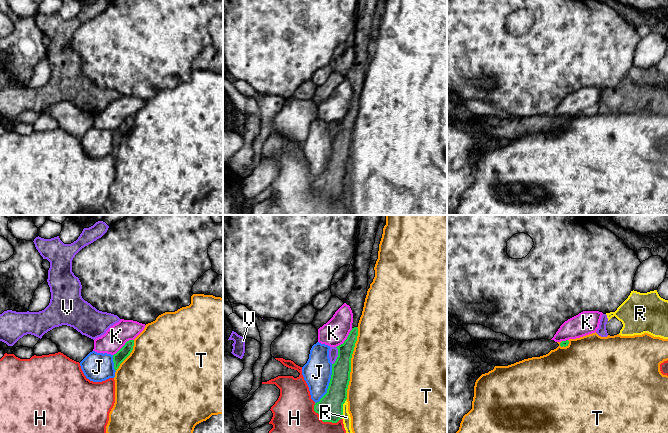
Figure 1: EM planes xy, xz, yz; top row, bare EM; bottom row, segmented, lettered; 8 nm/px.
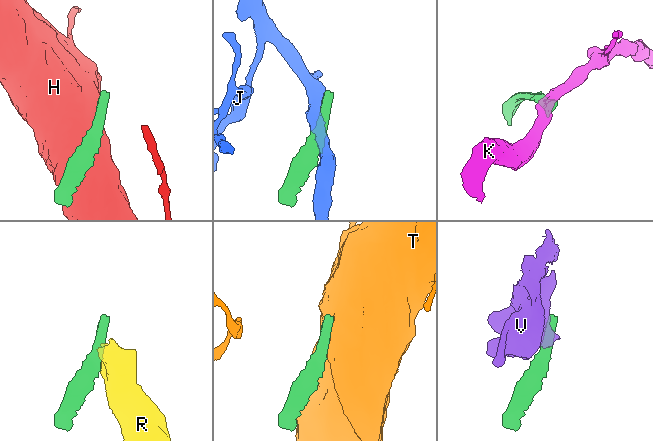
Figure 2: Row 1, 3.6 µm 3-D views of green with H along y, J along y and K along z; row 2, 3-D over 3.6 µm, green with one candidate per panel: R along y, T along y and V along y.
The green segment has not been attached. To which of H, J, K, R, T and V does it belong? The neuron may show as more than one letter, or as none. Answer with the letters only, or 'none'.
none

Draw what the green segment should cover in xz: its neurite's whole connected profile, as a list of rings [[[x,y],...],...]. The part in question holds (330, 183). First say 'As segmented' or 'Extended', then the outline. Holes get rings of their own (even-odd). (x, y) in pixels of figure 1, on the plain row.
Extended. [[[358,0],[355,28],[351,40],[355,47],[355,61],[345,79],[353,89],[352,106],[343,120],[337,122],[338,133],[332,140],[332,151],[327,169],[315,179],[314,187],[323,198],[337,199],[343,193],[343,180],[347,175],[351,134],[358,112],[358,99],[362,91],[368,62],[368,46],[379,0]]]

